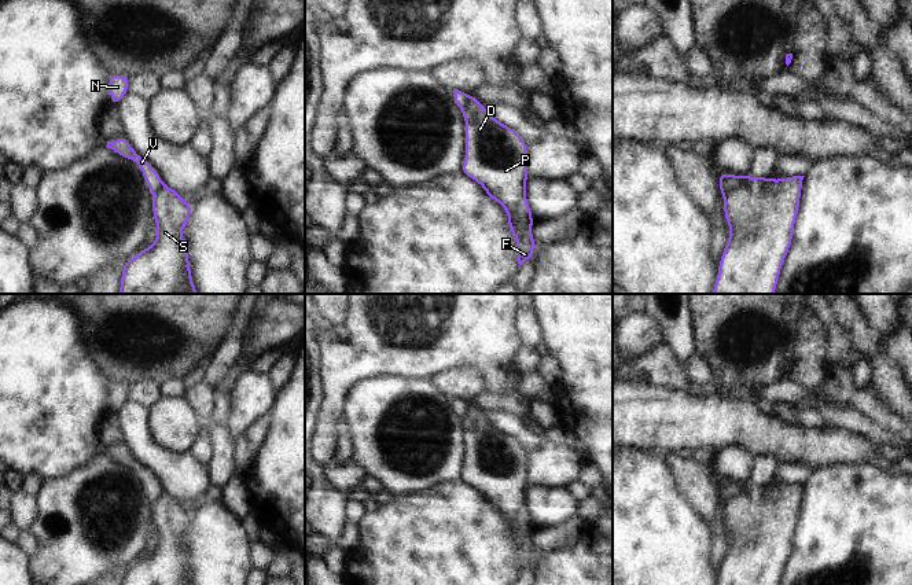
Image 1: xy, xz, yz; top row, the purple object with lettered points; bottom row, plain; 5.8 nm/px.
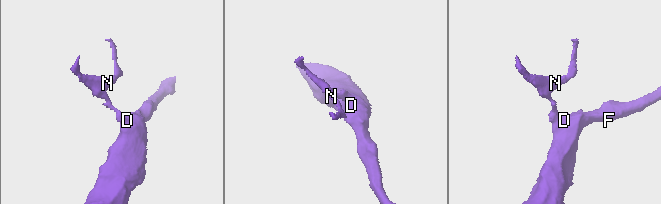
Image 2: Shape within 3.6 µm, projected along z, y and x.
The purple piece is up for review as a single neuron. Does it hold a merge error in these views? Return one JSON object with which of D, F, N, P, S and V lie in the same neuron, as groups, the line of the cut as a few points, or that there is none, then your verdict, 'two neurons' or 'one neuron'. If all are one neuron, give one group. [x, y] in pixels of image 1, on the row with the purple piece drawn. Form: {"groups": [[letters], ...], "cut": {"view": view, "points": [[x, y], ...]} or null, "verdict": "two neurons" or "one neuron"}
{"groups": [["D", "F", "P", "S"], ["N", "V"]], "cut": {"view": "yz", "points": [[746, 176], [723, 195]]}, "verdict": "two neurons"}

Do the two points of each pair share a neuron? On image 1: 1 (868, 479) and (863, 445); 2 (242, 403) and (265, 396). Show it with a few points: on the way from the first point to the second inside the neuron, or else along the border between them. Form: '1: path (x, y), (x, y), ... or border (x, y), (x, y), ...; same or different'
1: border (872, 463), (837, 463), (834, 466); different
2: path (247, 401), (253, 396), (260, 396); same

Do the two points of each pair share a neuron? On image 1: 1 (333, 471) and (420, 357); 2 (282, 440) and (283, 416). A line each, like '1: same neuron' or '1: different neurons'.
1: different neurons
2: same neuron

